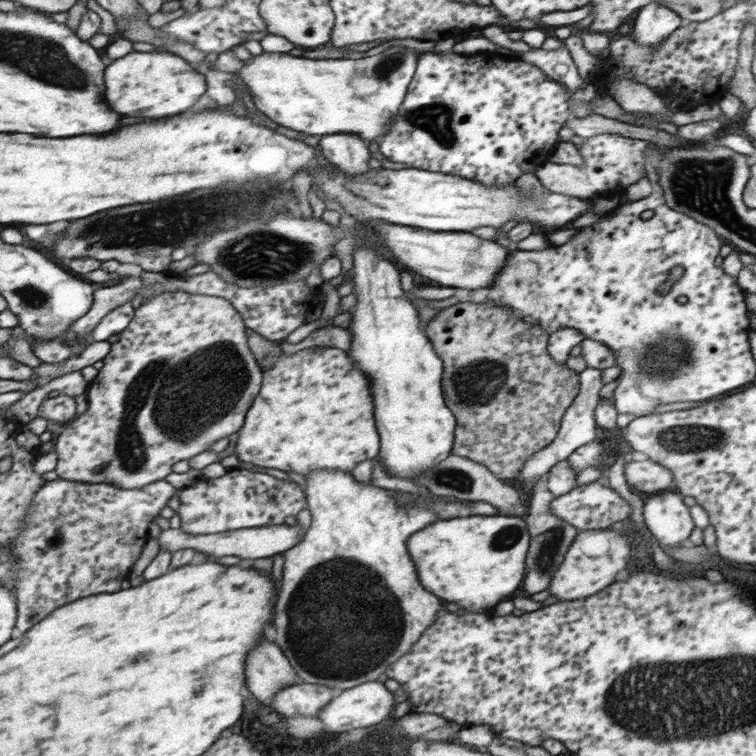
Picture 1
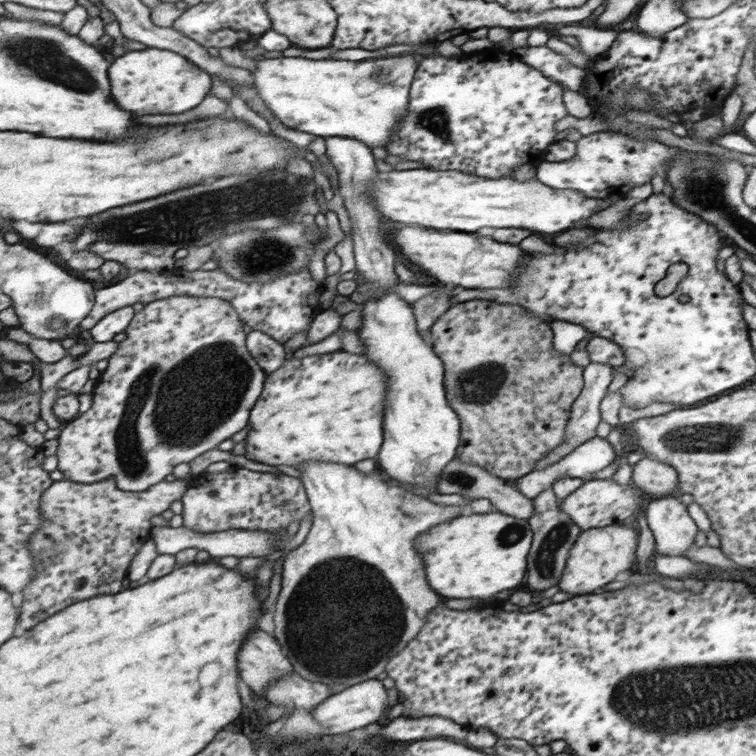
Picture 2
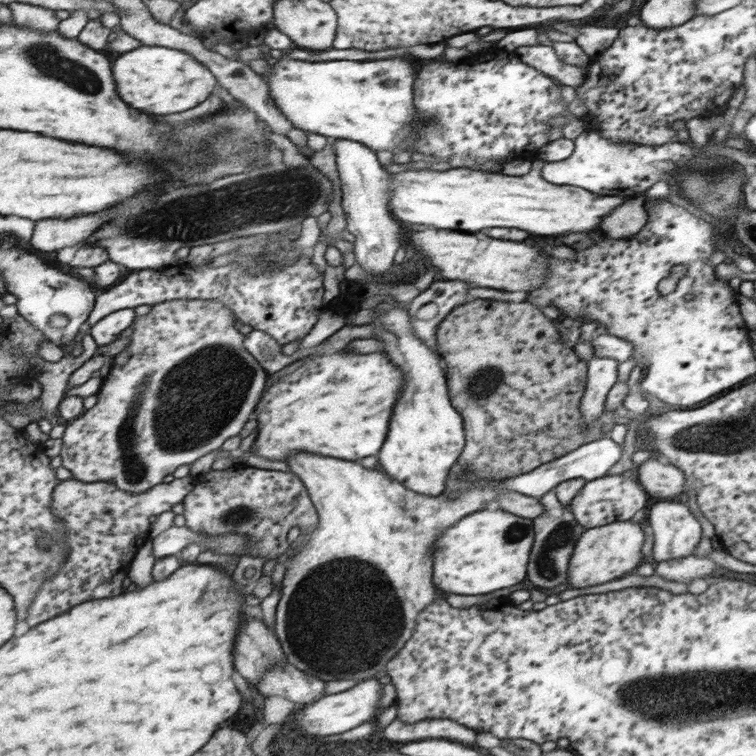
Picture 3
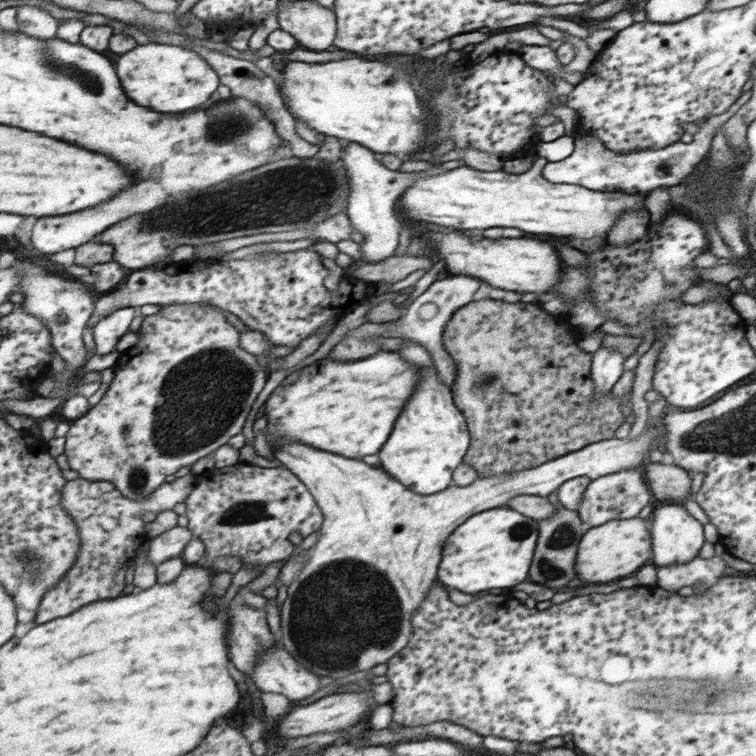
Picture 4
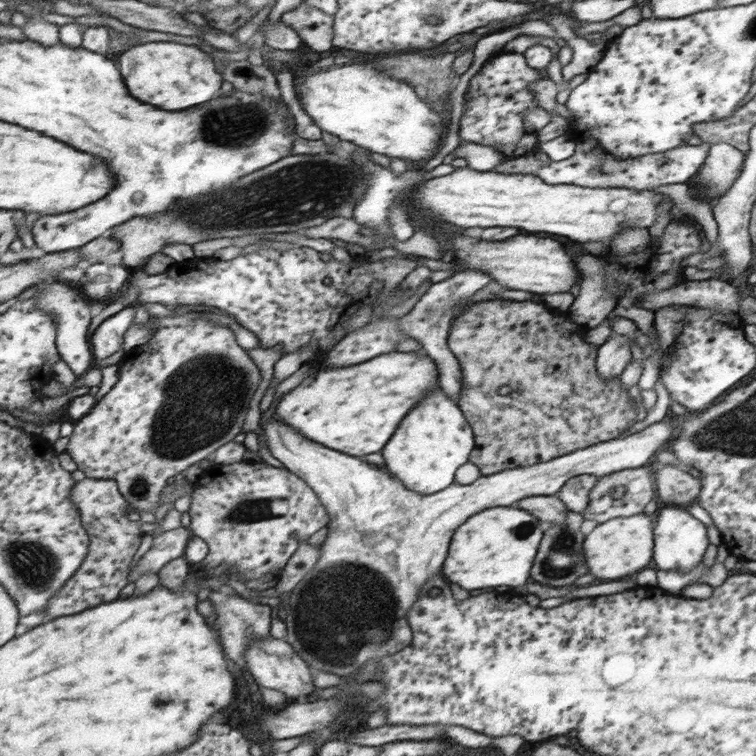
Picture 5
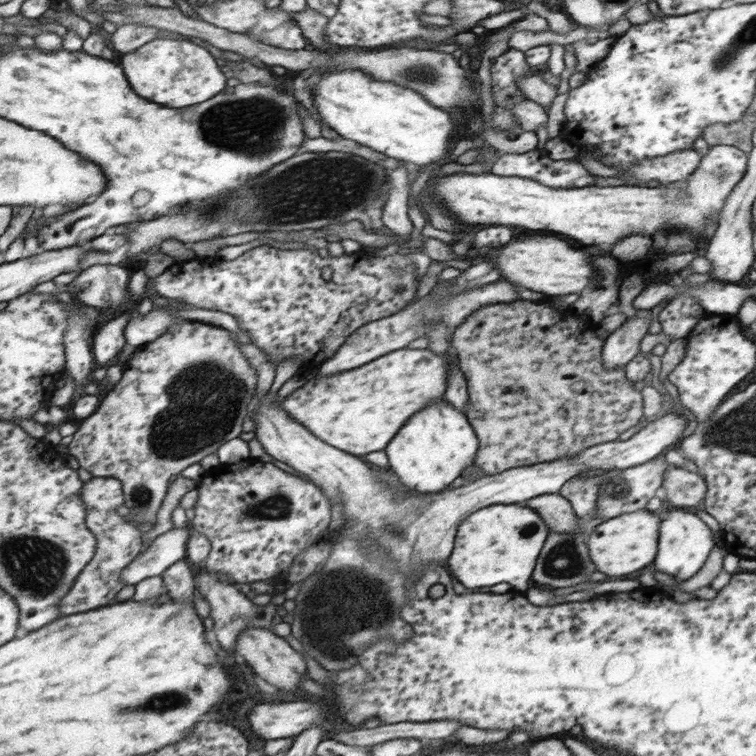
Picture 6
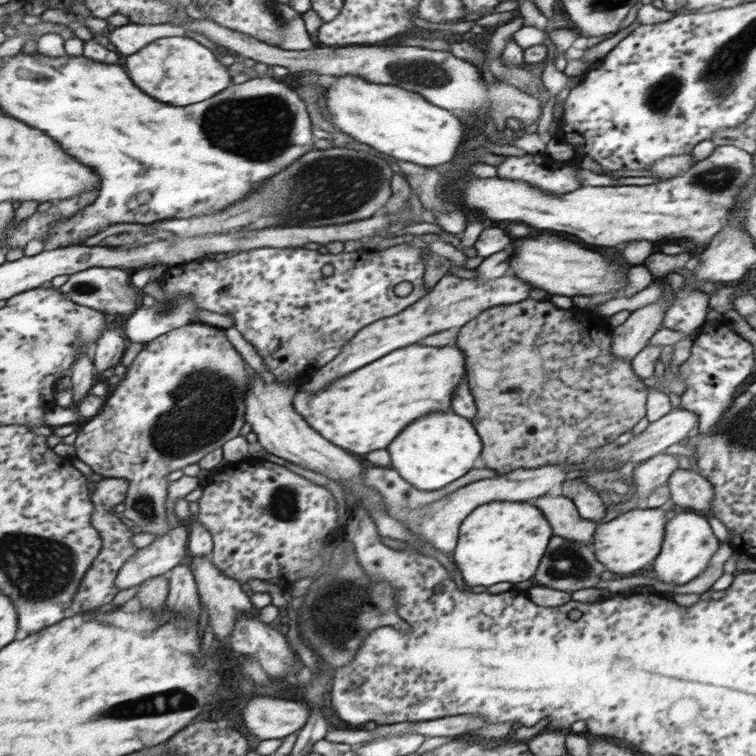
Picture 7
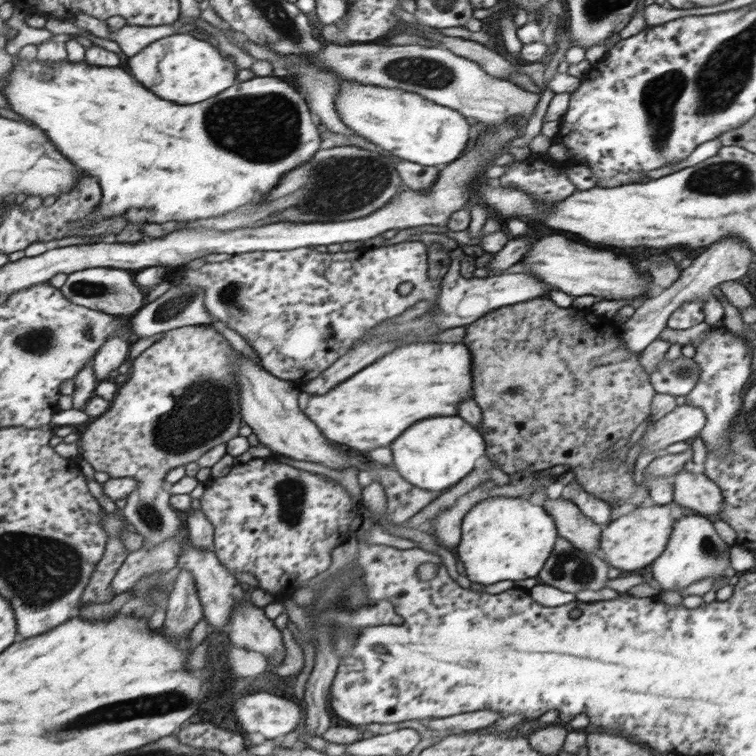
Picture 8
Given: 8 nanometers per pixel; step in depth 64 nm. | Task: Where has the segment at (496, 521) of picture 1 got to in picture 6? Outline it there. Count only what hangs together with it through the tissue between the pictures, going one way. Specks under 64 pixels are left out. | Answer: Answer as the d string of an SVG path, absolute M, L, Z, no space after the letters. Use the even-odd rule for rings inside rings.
M496 503L477 510L474 518L462 526L462 538L458 538L458 550L447 563L466 588L494 586L506 582L512 589L528 591L526 582L532 578L535 562L542 552L546 537L550 532L548 524L533 507L517 504ZM520 578L520 586L518 586Z

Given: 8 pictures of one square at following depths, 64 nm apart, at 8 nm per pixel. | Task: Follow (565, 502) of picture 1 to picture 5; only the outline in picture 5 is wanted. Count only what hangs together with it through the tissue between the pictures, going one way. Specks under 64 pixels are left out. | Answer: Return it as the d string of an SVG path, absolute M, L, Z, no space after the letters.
M653 460L641 468L627 469L600 477L589 492L583 518L594 520L599 525L612 518L642 513L646 504L656 494L656 470L658 470L658 463Z

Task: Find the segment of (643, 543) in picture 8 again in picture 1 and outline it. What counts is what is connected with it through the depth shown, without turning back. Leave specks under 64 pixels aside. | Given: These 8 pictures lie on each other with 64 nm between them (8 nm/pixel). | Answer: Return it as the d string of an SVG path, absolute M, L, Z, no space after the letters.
M612 529L586 530L574 539L570 544L568 552L564 554L564 560L554 572L554 576L547 586L551 596L555 596L560 601L573 601L592 596L600 592L602 588L610 586L616 578L618 570L624 570L628 564L630 556L630 538Z

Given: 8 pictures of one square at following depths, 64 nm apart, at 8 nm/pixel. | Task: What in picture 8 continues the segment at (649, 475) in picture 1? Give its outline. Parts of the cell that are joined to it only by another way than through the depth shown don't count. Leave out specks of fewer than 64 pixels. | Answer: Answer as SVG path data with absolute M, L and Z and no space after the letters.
M681 471L673 476L673 504L696 510L704 516L718 517L724 504L720 487L701 471Z

